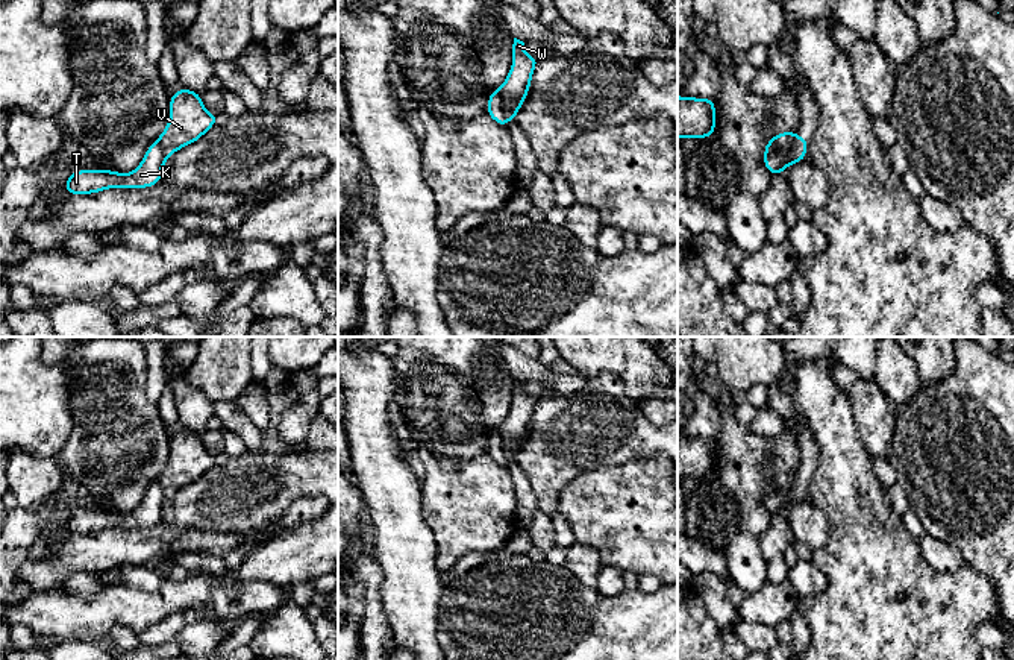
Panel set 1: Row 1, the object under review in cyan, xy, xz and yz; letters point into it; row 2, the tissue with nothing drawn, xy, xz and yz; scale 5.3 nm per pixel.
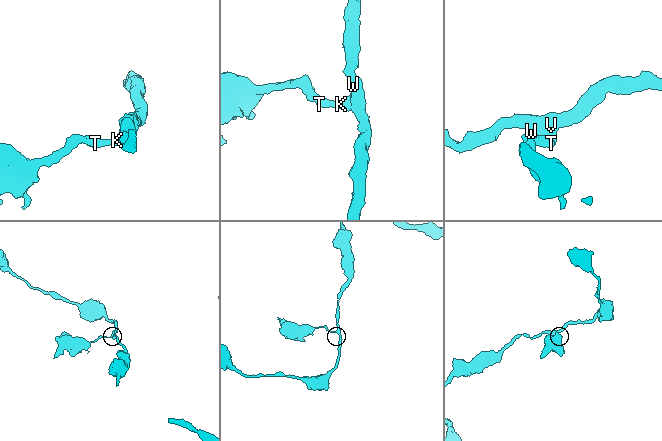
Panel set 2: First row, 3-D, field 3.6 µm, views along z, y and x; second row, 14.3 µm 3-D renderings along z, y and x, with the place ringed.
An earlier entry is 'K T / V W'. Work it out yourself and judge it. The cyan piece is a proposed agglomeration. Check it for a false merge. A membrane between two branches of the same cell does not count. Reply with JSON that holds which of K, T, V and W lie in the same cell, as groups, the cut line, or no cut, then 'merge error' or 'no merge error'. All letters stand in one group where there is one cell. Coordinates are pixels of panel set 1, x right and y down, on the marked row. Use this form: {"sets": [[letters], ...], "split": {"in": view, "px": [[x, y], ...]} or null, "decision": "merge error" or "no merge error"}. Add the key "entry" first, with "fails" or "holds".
{"entry": "holds", "sets": [["K", "T"], ["V", "W"]], "split": {"in": "yz", "px": [[796, 135], [787, 147], [766, 154]]}, "decision": "merge error"}

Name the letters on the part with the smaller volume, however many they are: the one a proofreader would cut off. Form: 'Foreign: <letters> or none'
Foreign: K, T

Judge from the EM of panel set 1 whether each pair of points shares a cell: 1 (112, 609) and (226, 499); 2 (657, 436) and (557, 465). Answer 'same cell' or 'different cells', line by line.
1: different cells
2: same cell

